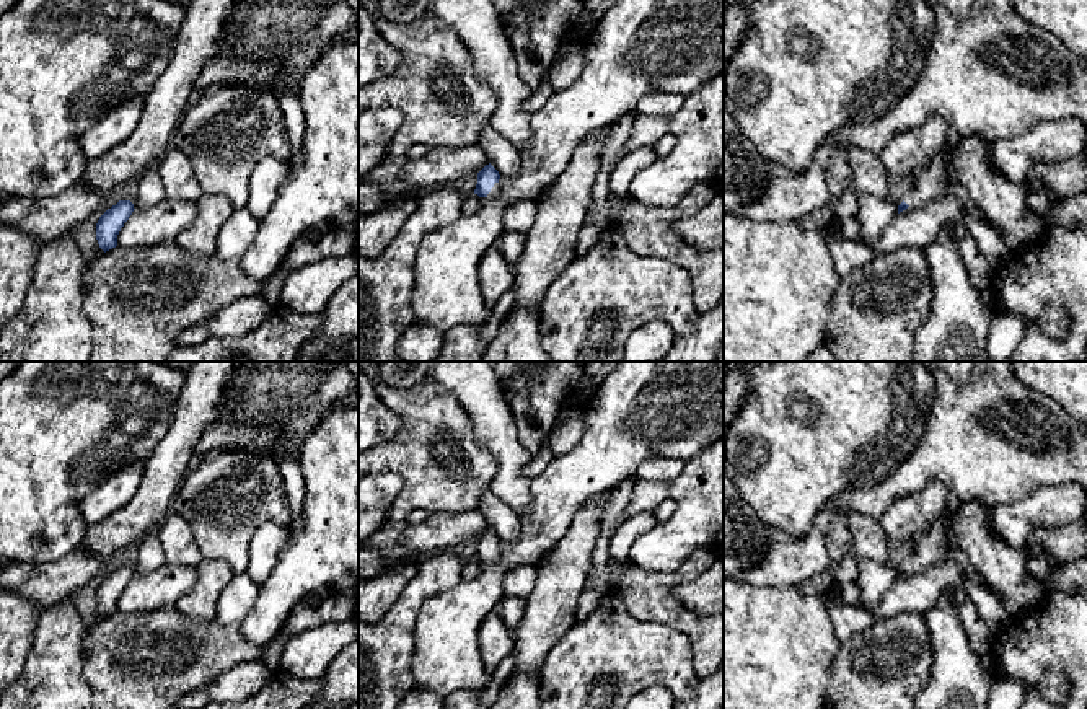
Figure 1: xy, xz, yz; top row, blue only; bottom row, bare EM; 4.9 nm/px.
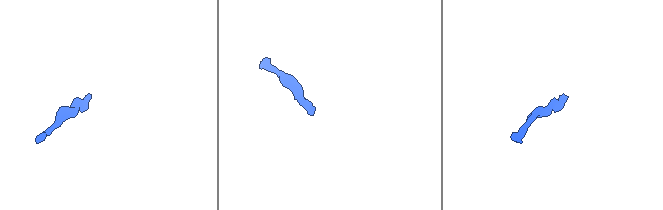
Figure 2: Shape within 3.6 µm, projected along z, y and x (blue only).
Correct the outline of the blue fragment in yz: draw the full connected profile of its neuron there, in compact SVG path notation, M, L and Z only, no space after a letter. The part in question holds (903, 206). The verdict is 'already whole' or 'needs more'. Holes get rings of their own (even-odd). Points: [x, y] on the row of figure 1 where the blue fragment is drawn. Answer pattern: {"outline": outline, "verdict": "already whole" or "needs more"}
{"outline": "M947 126L947 139L944 150L931 161L931 165L919 171L914 178L913 189L906 199L898 205L898 214L908 207L918 207L921 204L932 202L945 194L952 186L947 178L947 165L955 147L963 140L953 127Z", "verdict": "needs more"}

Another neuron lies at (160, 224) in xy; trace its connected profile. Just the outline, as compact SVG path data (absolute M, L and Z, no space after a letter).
M168 197L148 209L135 209L117 235L117 246L137 249L171 243L192 223L196 212L194 200Z

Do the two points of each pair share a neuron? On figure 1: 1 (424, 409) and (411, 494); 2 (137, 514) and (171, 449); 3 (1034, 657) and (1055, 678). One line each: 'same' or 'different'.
1: same
2: same
3: different

